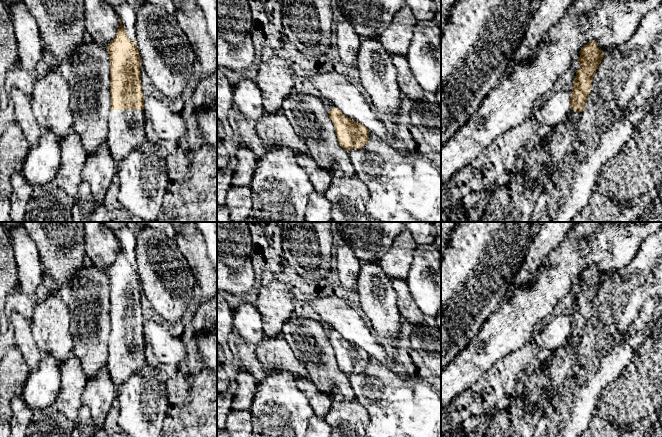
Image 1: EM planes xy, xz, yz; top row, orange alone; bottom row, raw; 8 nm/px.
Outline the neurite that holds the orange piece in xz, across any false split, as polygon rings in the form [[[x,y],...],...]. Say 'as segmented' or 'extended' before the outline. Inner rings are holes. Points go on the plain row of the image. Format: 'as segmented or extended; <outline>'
extended; [[[328,328],[326,332],[335,351],[339,369],[347,376],[353,373],[362,373],[369,364],[368,352],[346,341],[331,328]]]

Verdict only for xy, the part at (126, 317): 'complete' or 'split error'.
split error

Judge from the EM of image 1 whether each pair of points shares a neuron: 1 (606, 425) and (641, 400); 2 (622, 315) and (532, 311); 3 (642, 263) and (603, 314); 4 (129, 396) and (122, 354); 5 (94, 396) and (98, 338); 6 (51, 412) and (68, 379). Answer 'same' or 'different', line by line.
1: same
2: different
3: same
4: different
5: different
6: different

